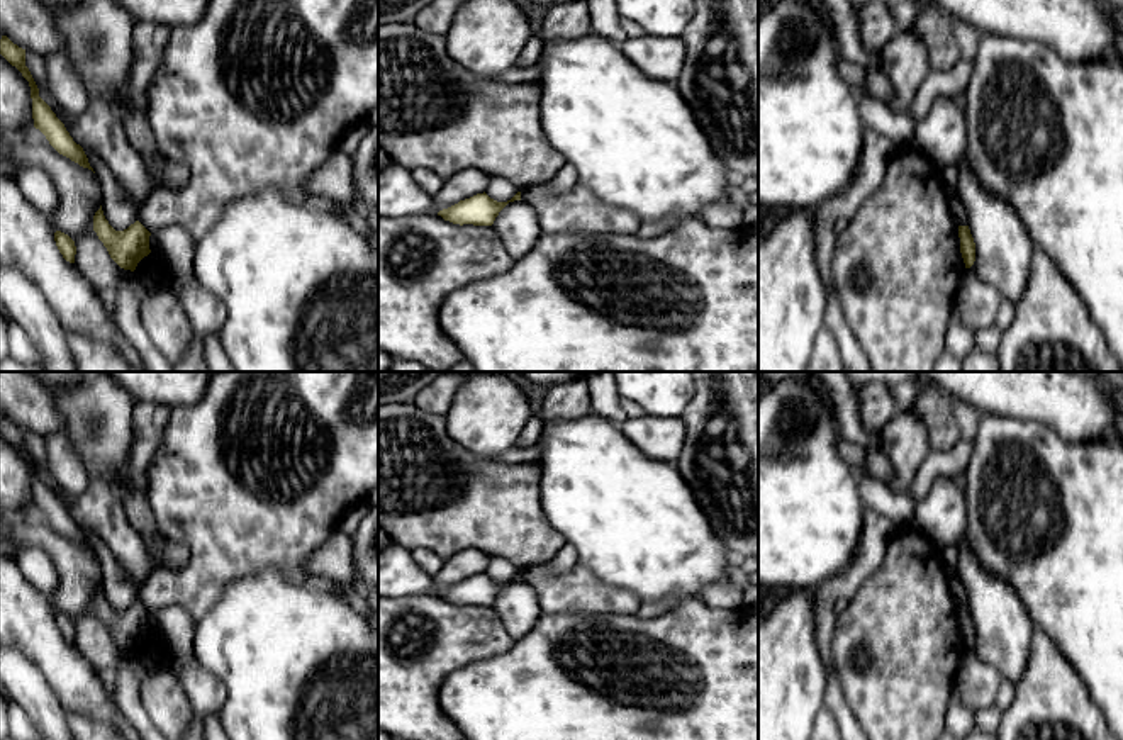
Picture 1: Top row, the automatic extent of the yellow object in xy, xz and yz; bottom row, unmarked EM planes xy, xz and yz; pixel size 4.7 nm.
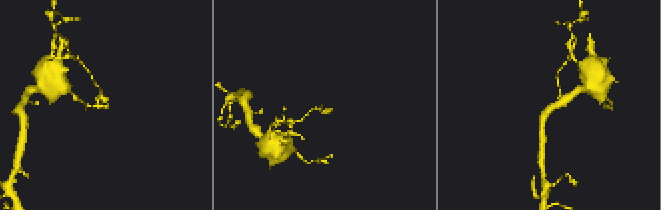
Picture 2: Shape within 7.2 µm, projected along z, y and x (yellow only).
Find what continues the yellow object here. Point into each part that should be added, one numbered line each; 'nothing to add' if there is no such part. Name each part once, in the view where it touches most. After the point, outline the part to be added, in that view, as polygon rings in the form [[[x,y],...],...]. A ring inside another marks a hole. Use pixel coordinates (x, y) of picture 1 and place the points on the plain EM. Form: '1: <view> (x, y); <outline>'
nothing to add

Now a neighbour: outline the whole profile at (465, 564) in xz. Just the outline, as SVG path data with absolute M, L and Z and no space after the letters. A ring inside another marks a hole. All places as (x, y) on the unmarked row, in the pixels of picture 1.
M461 550L443 563L443 569L433 575L433 594L448 589L460 580L483 574L489 567L490 555L482 550Z

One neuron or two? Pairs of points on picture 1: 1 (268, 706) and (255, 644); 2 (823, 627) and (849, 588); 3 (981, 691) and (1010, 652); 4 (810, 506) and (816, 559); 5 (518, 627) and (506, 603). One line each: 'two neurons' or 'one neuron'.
1: one neuron
2: one neuron
3: two neurons
4: one neuron
5: one neuron

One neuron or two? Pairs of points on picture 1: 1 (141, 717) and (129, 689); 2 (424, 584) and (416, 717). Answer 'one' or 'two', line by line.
1: one
2: two

